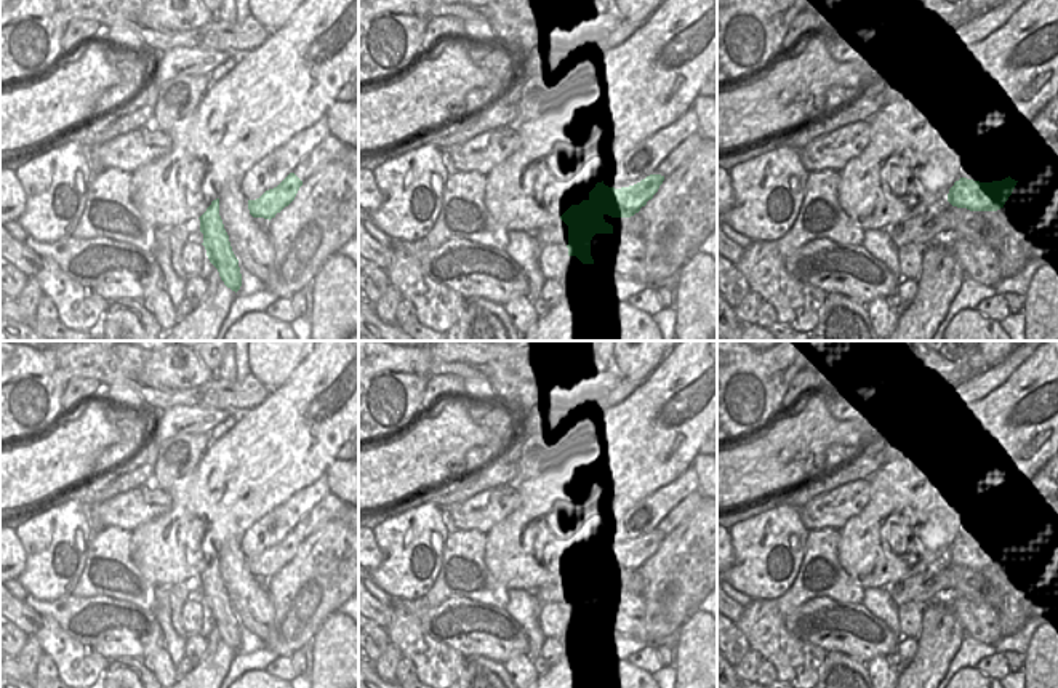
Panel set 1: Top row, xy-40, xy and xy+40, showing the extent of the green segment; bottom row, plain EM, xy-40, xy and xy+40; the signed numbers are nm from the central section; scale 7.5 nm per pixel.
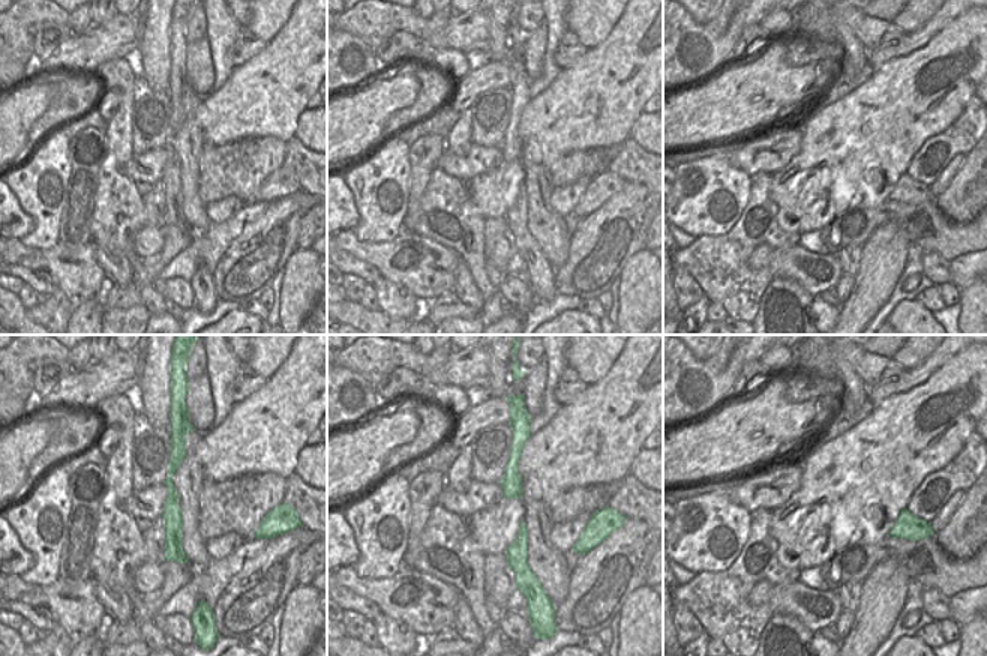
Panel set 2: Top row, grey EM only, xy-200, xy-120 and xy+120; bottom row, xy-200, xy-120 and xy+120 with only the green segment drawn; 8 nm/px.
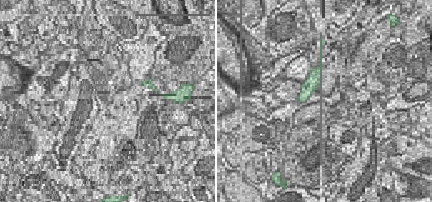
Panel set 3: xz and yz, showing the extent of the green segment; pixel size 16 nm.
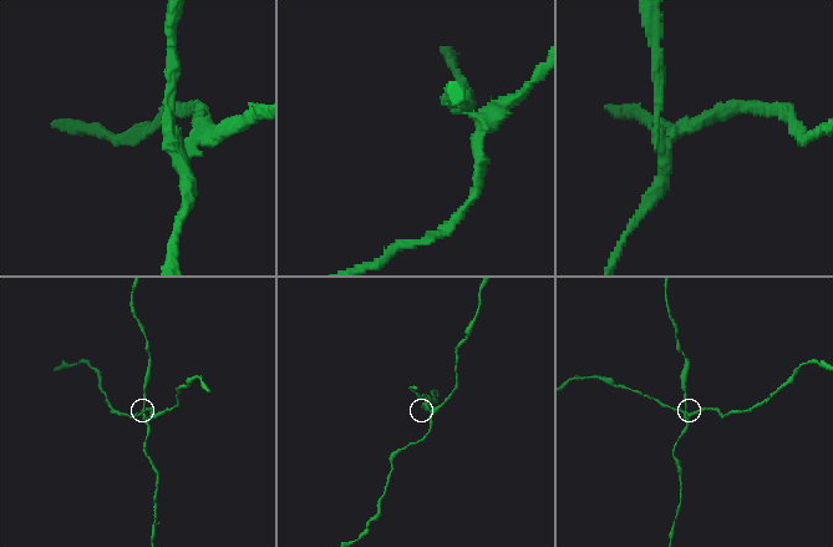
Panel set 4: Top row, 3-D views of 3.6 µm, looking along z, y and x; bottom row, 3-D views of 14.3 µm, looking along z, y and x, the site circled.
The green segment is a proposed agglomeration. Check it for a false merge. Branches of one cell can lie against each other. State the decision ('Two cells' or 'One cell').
Two cells

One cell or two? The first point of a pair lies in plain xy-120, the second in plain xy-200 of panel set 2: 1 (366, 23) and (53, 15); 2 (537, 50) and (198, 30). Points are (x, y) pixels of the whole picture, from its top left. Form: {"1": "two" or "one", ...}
{"1": "one", "2": "two"}

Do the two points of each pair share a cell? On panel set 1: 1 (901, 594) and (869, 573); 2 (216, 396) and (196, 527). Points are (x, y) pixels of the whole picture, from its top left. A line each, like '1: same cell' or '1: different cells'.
1: different cells
2: different cells

